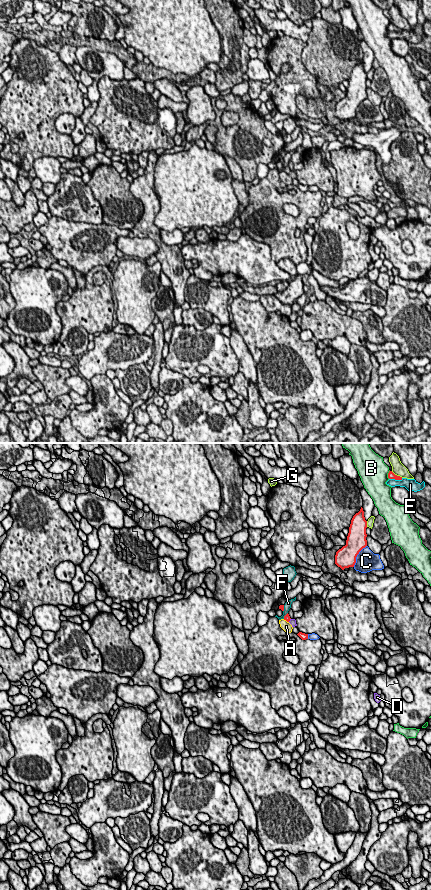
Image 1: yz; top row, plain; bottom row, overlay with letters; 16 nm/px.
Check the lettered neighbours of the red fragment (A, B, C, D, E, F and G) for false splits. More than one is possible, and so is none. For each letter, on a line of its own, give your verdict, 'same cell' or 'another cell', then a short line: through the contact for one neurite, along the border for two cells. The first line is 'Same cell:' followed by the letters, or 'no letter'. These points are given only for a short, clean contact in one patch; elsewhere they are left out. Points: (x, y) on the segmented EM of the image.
Same cell: no letter
A: another cell
B: another cell
C: another cell
D: another cell; line yz (290, 618), (288, 621)
E: another cell
F: another cell; line yz (284, 605), (283, 611)
G: another cell

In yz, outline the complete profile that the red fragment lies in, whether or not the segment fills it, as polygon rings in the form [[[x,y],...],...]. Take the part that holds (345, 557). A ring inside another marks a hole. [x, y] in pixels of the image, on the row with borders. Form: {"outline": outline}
{"outline": [[[361,507],[360,511],[351,520],[346,545],[339,549],[335,555],[335,564],[342,570],[354,567],[357,555],[367,546],[366,528],[367,521]]]}

